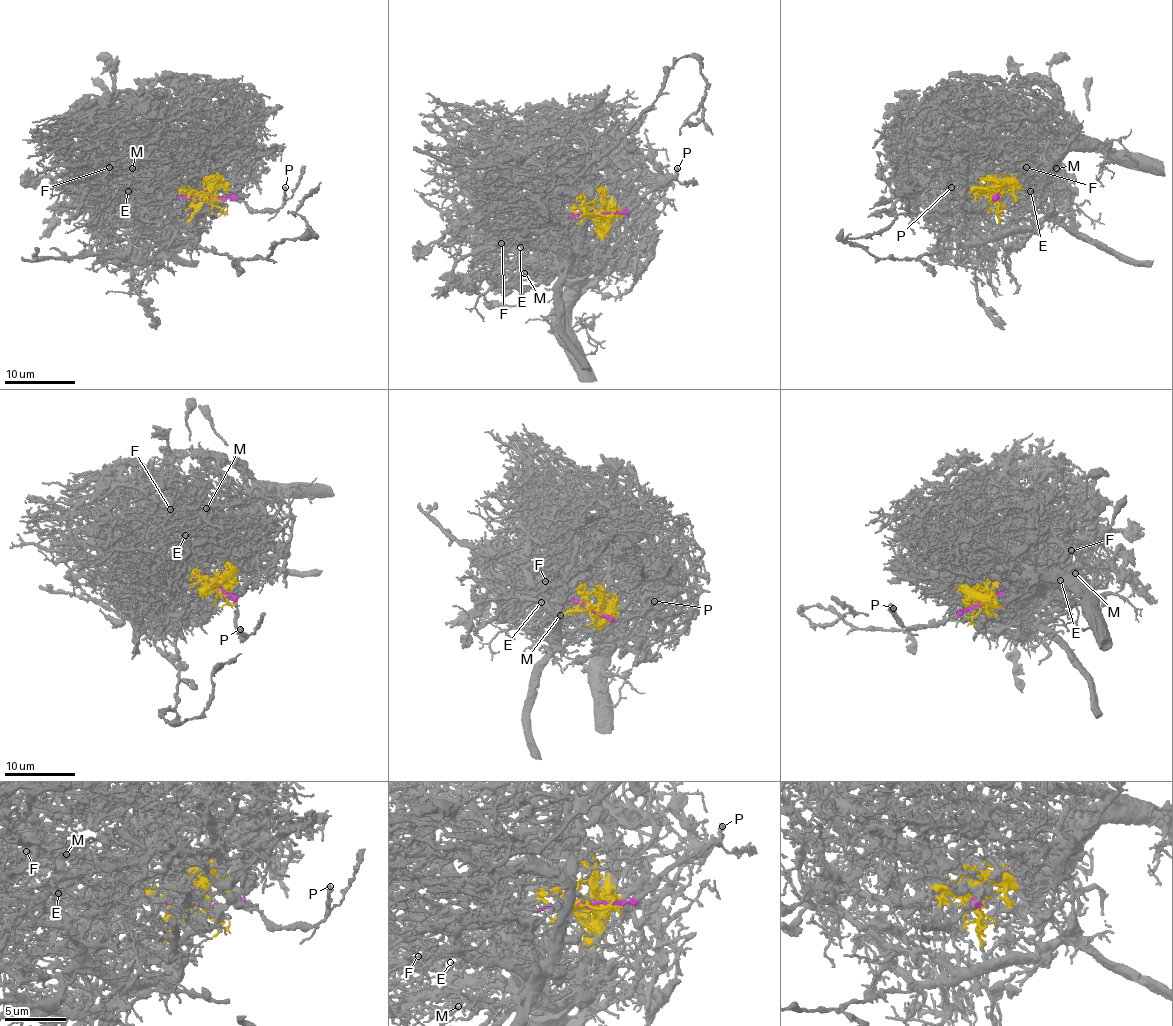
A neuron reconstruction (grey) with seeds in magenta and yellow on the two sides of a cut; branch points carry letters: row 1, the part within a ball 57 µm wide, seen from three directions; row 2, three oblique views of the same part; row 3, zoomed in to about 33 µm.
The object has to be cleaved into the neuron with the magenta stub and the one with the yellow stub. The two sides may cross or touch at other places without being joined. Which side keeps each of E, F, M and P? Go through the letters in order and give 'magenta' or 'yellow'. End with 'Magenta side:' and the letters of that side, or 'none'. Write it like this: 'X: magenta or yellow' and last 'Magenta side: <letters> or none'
E: yellow
F: yellow
M: yellow
P: magenta
Magenta side: P

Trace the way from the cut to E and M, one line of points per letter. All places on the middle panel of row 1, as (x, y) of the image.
E: (597, 214), (601, 214), (603, 224), (571, 244), (560, 260), (543, 258), (537, 253), (520, 247)
M: (597, 214), (603, 224), (571, 244), (562, 258), (514, 262), (505, 270), (525, 272)

